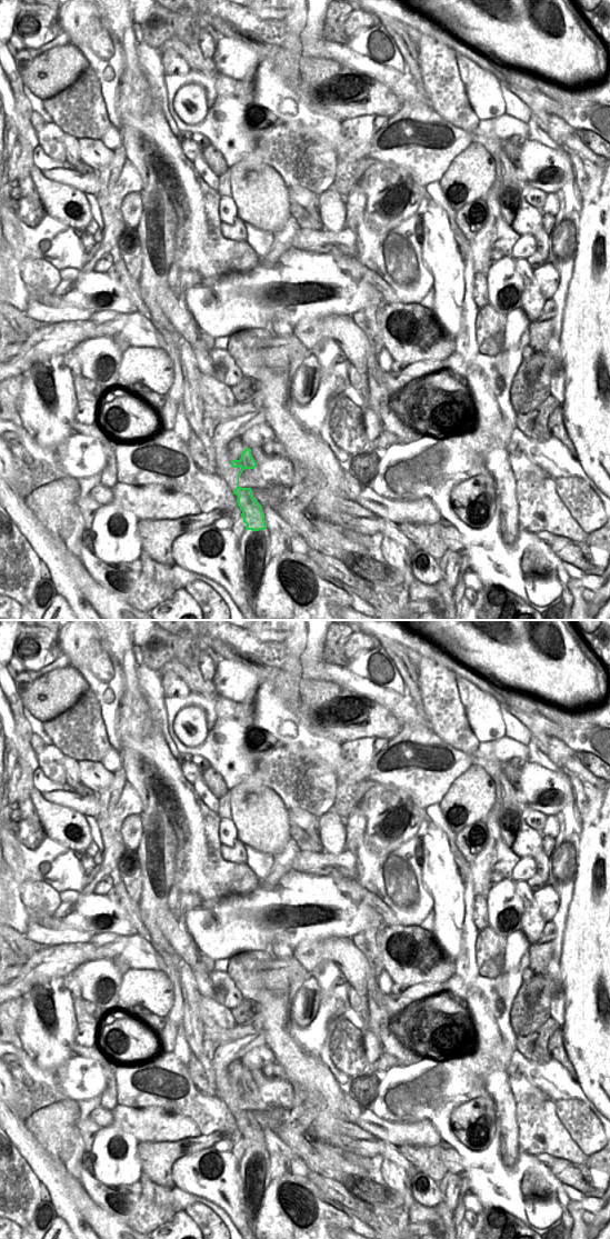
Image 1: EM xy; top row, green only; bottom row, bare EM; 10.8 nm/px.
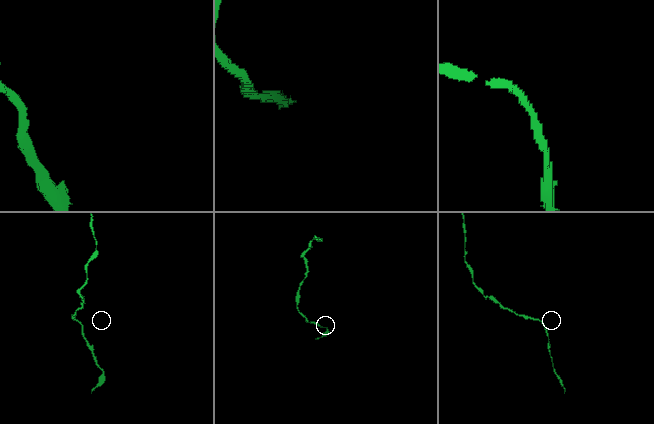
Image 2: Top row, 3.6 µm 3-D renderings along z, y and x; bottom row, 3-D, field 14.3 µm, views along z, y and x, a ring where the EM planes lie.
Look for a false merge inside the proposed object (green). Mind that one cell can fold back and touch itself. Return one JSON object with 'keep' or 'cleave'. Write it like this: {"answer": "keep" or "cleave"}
{"answer": "keep"}

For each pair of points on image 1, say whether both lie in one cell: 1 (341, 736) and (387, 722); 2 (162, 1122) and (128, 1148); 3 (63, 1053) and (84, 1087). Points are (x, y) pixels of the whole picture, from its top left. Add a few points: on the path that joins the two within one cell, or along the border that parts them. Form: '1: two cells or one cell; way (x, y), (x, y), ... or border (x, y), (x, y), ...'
1: one cell; way (352, 727), (366, 727), (371, 722), (376, 722)
2: two cells; border (114, 1126), (131, 1133), (139, 1141)
3: two cells; border (72, 1056), (64, 1063)

